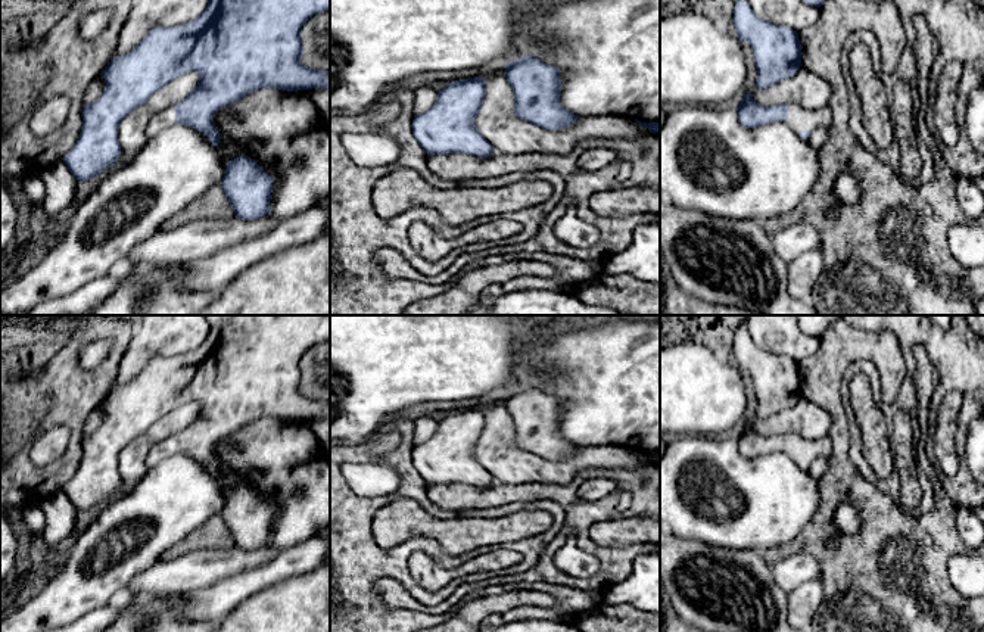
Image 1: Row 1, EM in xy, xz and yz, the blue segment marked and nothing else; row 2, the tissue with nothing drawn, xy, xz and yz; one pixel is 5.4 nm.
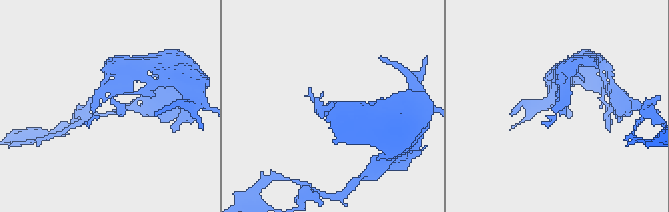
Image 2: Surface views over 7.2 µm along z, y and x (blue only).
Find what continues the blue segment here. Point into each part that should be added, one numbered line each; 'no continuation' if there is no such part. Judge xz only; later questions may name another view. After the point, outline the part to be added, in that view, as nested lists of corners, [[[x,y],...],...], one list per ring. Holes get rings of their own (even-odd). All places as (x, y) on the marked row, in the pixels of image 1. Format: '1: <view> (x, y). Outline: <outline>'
no continuation

